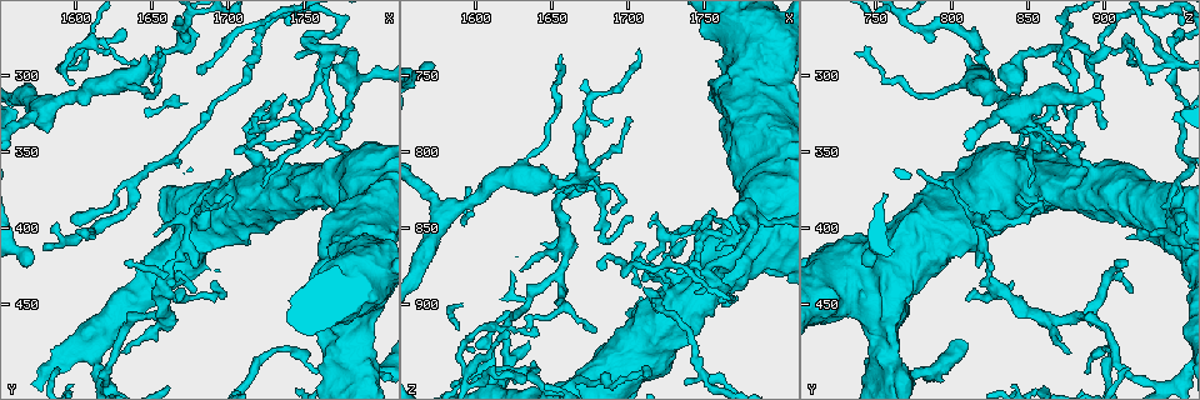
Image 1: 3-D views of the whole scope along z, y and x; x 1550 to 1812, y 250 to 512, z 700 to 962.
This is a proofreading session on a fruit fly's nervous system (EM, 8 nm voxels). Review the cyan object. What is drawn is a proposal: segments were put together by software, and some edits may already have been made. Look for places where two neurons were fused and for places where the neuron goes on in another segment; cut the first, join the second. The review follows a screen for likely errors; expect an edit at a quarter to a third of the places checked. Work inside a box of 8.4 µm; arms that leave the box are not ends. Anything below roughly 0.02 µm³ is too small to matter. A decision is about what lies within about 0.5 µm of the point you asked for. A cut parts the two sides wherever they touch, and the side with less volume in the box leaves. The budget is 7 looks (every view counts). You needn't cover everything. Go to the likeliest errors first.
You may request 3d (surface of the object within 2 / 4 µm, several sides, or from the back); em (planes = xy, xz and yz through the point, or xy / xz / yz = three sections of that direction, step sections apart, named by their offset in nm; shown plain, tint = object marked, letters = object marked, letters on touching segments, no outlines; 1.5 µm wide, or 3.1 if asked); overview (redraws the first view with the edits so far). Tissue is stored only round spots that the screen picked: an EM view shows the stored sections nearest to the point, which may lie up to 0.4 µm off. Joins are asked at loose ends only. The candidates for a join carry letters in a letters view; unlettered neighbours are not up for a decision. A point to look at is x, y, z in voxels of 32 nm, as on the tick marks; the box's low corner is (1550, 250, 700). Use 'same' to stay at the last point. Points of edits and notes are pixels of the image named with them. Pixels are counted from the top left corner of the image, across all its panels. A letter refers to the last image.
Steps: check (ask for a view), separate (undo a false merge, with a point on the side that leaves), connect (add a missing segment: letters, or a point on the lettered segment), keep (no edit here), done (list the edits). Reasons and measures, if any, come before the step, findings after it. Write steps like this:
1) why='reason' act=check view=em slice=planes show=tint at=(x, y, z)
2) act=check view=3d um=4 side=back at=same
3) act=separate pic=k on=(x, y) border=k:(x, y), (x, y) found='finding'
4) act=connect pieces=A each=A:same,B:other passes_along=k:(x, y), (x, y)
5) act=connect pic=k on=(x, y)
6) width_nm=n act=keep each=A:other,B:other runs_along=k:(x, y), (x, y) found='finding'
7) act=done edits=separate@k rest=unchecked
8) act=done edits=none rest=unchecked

why='a fork' act=check view=em slice=xy step=8 show=tint at=(1592, 294, 942)

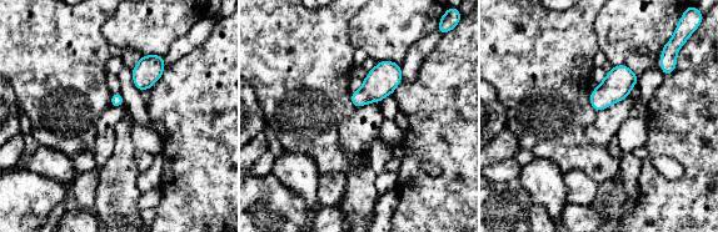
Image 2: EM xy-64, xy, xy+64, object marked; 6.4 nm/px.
why='cut it another way' act=check view=em slice=planes show=letters at=same

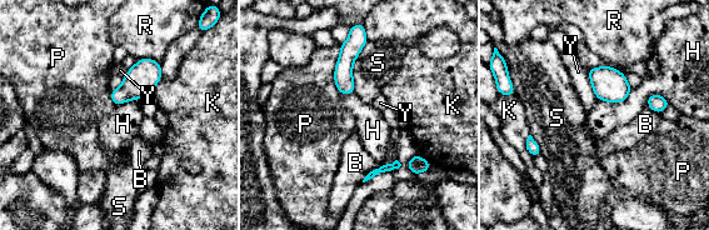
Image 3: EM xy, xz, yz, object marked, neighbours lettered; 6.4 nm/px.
width_nm=20 act=keep each=B:other,H:other,K:other,P:other,R:other,S:other,Y:other found='one neuron here'

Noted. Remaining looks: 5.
why='sharp bend' act=check view=em slice=planes show=letters at=(1650, 458, 882)

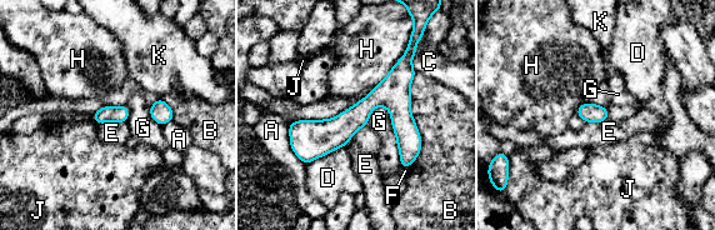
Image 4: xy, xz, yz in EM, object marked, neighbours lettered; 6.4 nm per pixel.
act=keep each=A:other,B:other,C:other,D:other,E:other,F:other,G:other,H:other,J:other,K:other border=4:(376, 105), (391, 116), (401, 166) found='all the same neuron'

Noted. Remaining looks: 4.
why='calibre changes' act=check view=3d um=2 at=(1662, 284, 822)

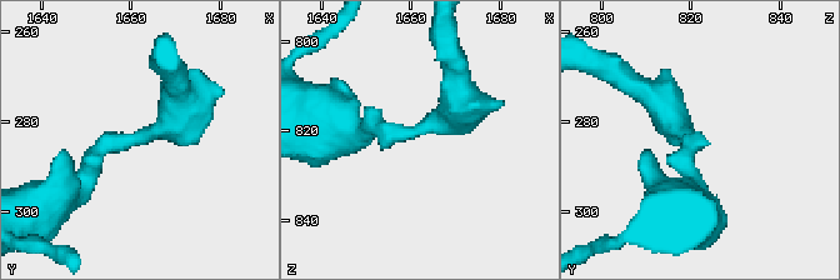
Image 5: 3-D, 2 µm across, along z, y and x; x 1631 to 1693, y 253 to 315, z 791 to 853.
arm_widths_nm=200,340 why='need the tissue' act=check view=em slice=planes show=letters at=(1662, 284, 821)

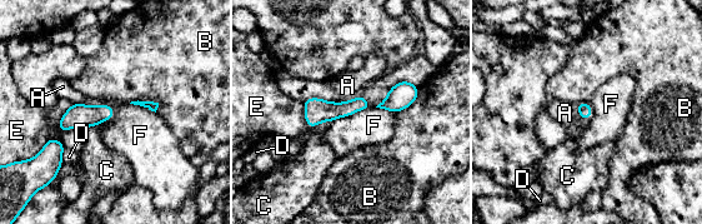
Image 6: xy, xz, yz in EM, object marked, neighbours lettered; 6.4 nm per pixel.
act=keep each=A:other,B:other,C:other,D:other,E:other,F:other found='one neuron here'

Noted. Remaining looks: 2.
act=done edits=none rest=unchecked

